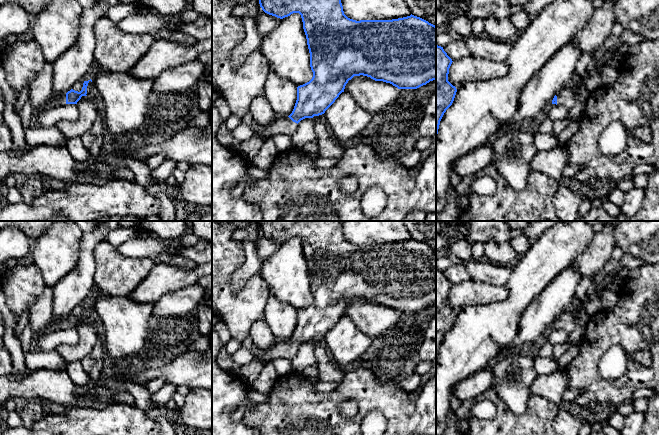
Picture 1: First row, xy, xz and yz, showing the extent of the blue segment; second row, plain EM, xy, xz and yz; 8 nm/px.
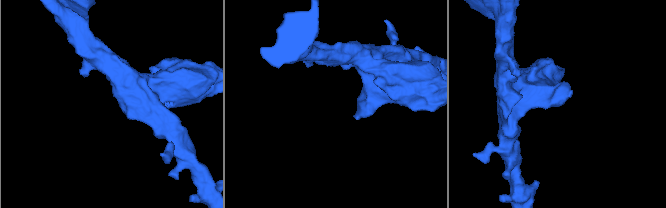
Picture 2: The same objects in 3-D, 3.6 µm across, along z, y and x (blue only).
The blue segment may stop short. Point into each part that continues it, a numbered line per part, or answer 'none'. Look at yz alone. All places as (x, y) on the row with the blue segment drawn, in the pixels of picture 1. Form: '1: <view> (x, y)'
1: yz (566, 98)

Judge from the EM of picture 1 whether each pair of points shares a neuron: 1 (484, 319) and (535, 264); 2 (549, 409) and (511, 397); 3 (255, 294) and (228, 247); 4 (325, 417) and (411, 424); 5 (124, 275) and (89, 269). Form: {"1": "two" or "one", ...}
{"1": "one", "2": "two", "3": "one", "4": "one", "5": "two"}

